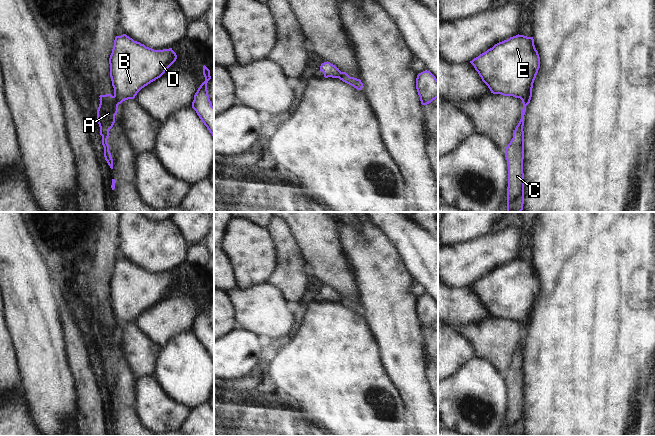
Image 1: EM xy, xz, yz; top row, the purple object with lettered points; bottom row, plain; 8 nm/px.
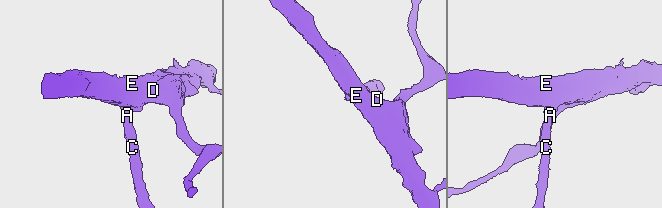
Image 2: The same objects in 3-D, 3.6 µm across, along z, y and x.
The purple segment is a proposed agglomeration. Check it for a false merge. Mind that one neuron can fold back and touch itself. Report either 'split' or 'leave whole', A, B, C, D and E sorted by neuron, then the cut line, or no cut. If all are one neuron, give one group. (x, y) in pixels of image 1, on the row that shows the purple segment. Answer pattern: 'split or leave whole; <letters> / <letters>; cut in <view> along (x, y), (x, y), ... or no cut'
split; A C / B D E; cut in xy along (113, 96), (118, 104)

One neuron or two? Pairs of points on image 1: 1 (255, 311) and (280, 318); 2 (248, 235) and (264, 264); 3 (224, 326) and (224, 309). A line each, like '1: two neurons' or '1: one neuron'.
1: one neuron
2: one neuron
3: one neuron

